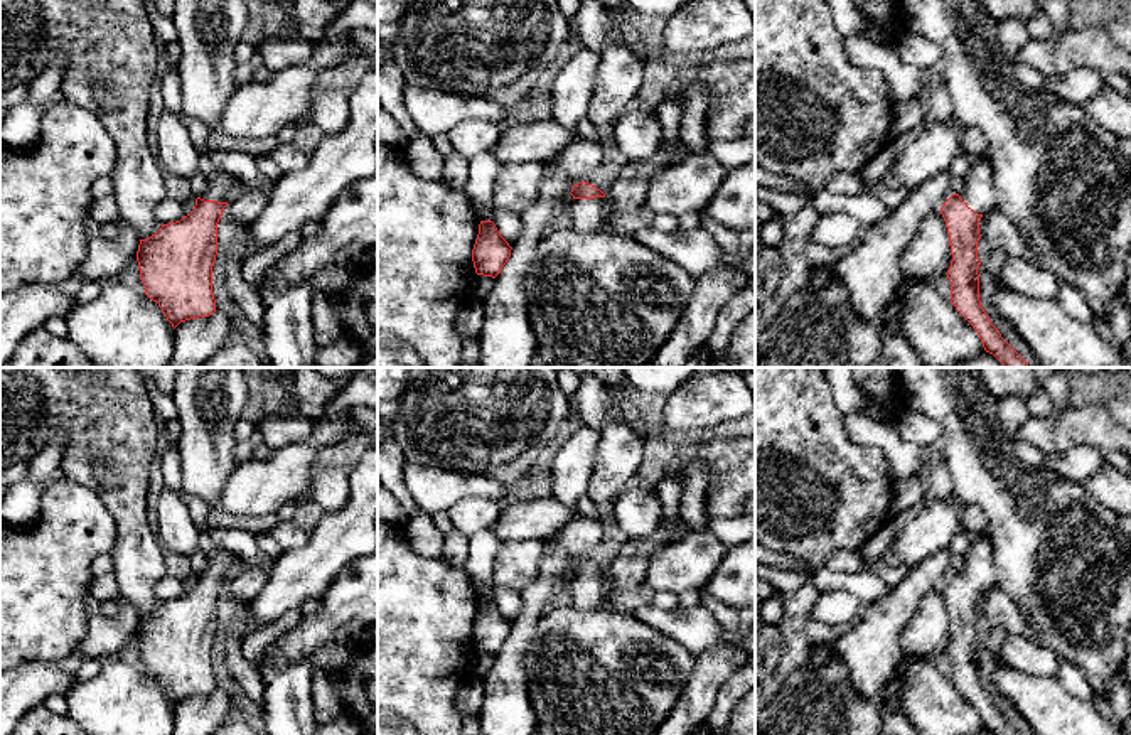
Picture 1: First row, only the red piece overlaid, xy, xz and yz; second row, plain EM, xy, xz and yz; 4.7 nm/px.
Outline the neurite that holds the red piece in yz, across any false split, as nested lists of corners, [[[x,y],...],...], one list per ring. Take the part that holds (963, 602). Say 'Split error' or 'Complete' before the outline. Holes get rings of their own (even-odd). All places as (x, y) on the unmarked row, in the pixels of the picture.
Split error. [[[984,531],[966,550],[964,568],[952,571],[941,585],[952,630],[952,639],[946,651],[951,659],[949,678],[978,710],[986,730],[994,735],[1021,735],[991,701],[979,678],[979,598],[994,582],[993,545],[989,533]]]

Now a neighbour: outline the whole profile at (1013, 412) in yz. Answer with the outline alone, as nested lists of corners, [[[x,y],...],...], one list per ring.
[[[1006,396],[998,400],[998,418],[1005,435],[1016,442],[1018,432],[1026,423],[1030,413],[1026,398],[1023,396]]]

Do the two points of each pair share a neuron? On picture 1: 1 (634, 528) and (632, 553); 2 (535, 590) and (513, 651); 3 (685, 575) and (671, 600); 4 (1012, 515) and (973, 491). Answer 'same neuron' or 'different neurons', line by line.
1: different neurons
2: same neuron
3: different neurons
4: same neuron

